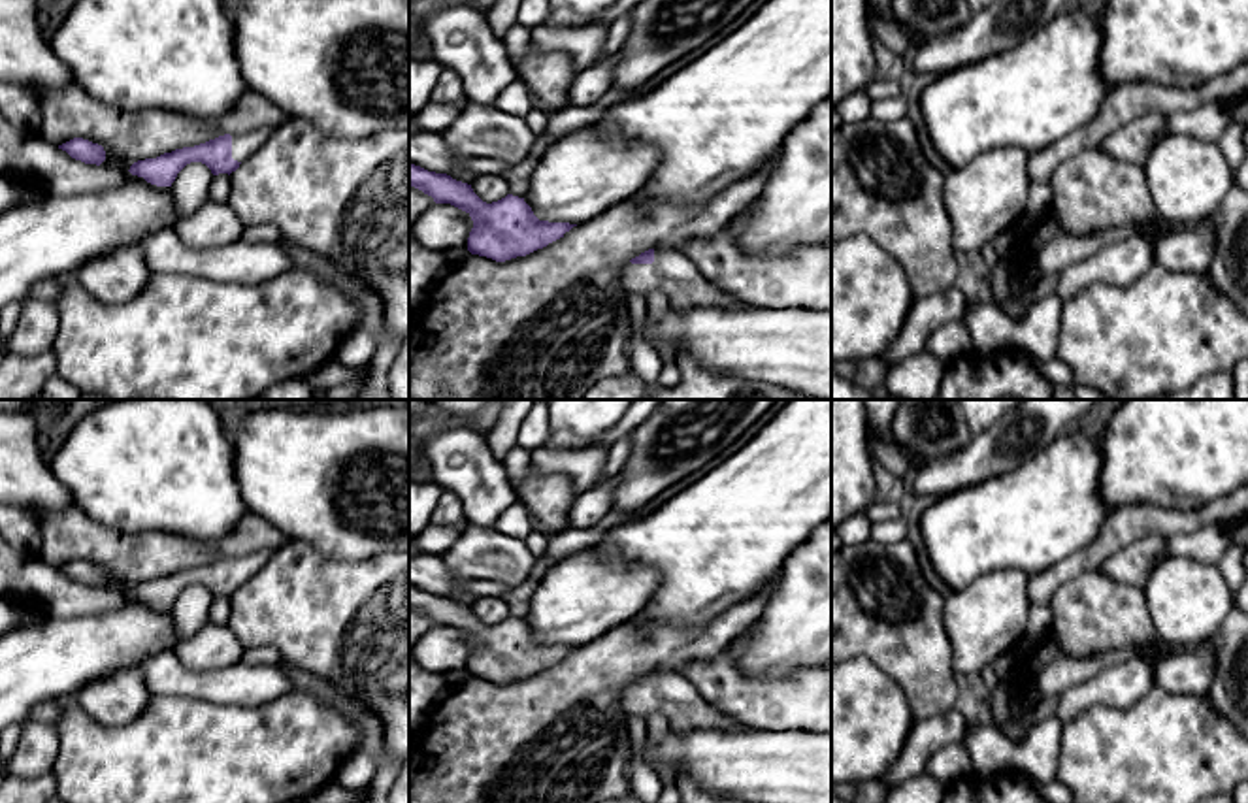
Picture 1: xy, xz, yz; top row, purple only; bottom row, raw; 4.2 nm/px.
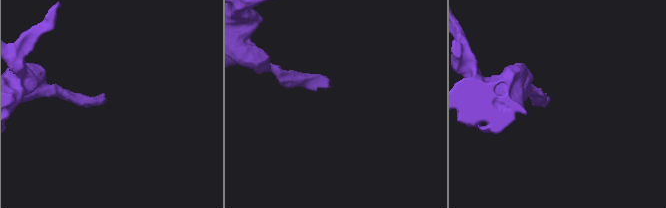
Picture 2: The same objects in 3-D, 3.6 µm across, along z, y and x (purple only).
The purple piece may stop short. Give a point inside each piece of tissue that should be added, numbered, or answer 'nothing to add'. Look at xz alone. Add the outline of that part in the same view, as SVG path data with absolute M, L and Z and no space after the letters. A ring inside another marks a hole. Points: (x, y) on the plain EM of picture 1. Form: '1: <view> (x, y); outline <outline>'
1: xz (673, 696); outline M665 669L654 671L652 686L630 684L618 690L616 696L622 711L637 714L643 720L652 713L660 713L677 731L745 726L705 701L681 673Z

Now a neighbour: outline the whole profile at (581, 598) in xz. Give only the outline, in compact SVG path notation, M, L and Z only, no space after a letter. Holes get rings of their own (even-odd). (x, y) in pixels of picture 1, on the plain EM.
M590 547L545 571L524 624L539 643L583 647L630 622L658 582L652 567L607 562Z

